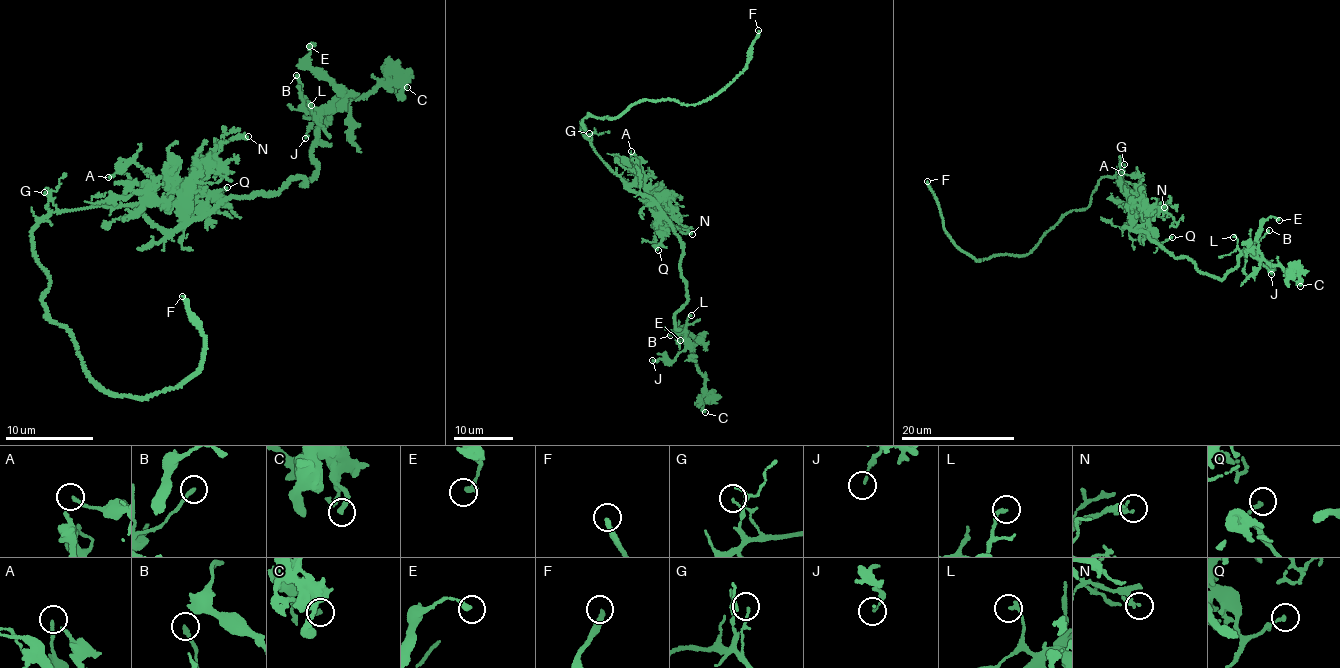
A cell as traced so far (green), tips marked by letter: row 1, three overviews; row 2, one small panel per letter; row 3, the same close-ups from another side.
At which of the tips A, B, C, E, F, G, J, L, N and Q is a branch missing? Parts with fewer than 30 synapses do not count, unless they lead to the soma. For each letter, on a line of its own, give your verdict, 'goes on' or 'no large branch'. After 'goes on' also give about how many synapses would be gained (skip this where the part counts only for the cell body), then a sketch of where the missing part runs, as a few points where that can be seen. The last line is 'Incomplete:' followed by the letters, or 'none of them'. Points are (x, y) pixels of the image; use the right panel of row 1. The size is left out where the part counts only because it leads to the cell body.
A: no large branch
B: no large branch
C: no large branch
E: no large branch
F: goes on; missing branch runs (927, 181), (907, 150), (910, 120)
G: no large branch
J: no large branch
L: no large branch
N: no large branch
Q: no large branch
Incomplete: F

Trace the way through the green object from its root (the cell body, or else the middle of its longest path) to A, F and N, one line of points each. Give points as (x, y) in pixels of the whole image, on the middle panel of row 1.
A: (595, 151), (628, 183), (644, 180), (635, 171), (635, 164), (630, 159), (631, 151)
F: (595, 151), (582, 133), (586, 117), (616, 118), (647, 99), (685, 105), (709, 99), (746, 68), (758, 30)
N: (595, 151), (625, 181), (643, 188), (650, 205), (665, 215), (668, 221), (692, 234)

